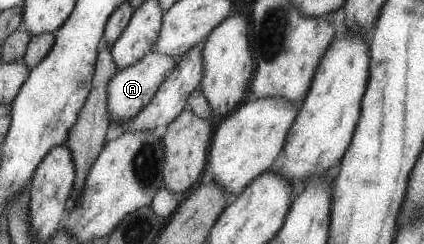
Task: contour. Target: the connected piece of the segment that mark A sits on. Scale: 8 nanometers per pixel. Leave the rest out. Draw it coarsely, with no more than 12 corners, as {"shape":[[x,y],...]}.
{"shape":[[153,51],[108,84],[108,110],[128,124],[178,64]]}

